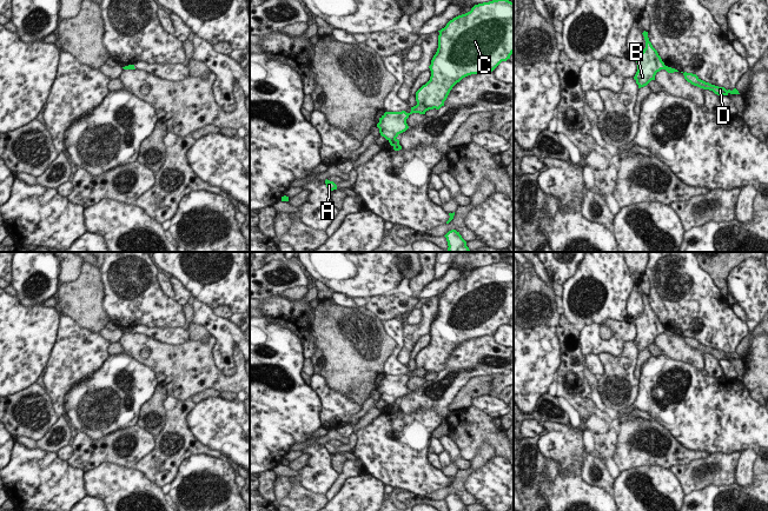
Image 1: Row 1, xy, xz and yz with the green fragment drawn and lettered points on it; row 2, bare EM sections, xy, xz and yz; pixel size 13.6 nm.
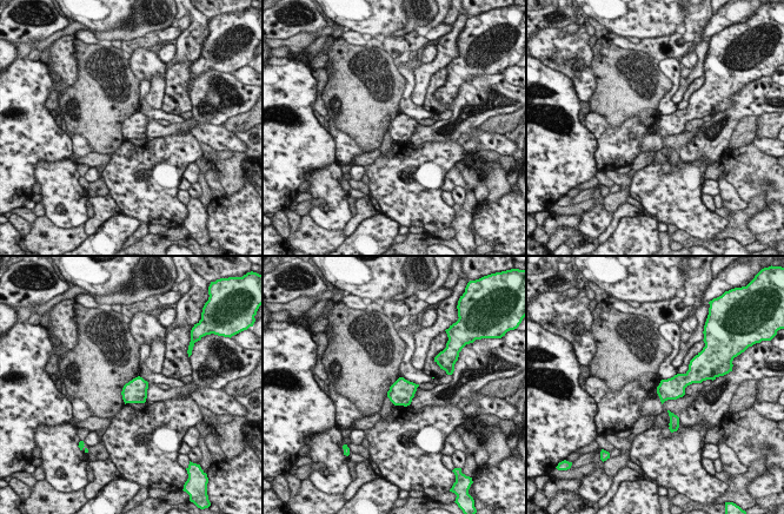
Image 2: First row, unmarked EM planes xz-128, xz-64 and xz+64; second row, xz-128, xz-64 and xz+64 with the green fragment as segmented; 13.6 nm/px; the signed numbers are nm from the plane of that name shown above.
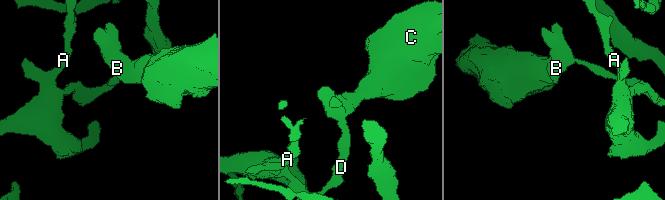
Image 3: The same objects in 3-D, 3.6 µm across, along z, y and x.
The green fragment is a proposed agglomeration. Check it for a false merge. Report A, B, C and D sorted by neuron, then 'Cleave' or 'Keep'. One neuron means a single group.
Groups: A D / B C. Cleave

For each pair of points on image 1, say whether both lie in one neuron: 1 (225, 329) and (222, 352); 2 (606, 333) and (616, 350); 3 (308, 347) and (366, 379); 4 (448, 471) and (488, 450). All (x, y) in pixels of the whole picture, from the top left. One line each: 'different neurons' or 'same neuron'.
1: same neuron
2: different neurons
3: different neurons
4: different neurons

